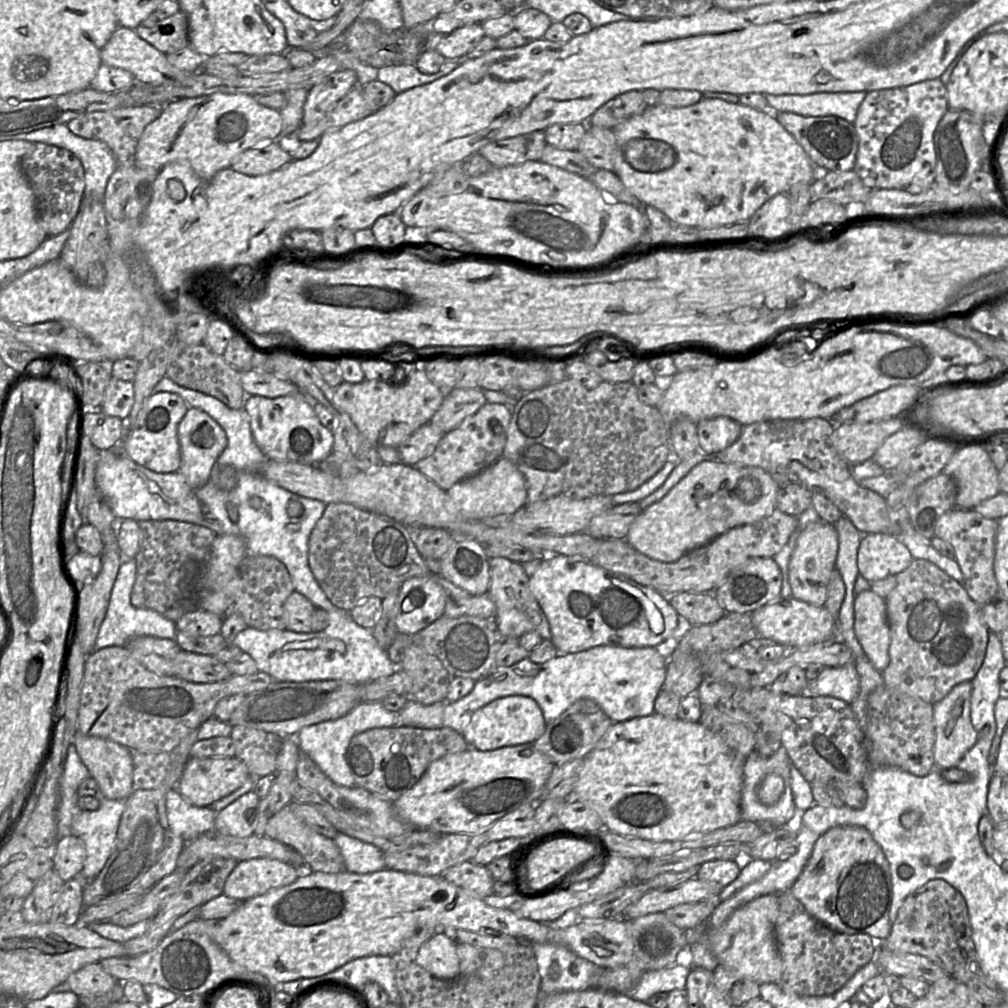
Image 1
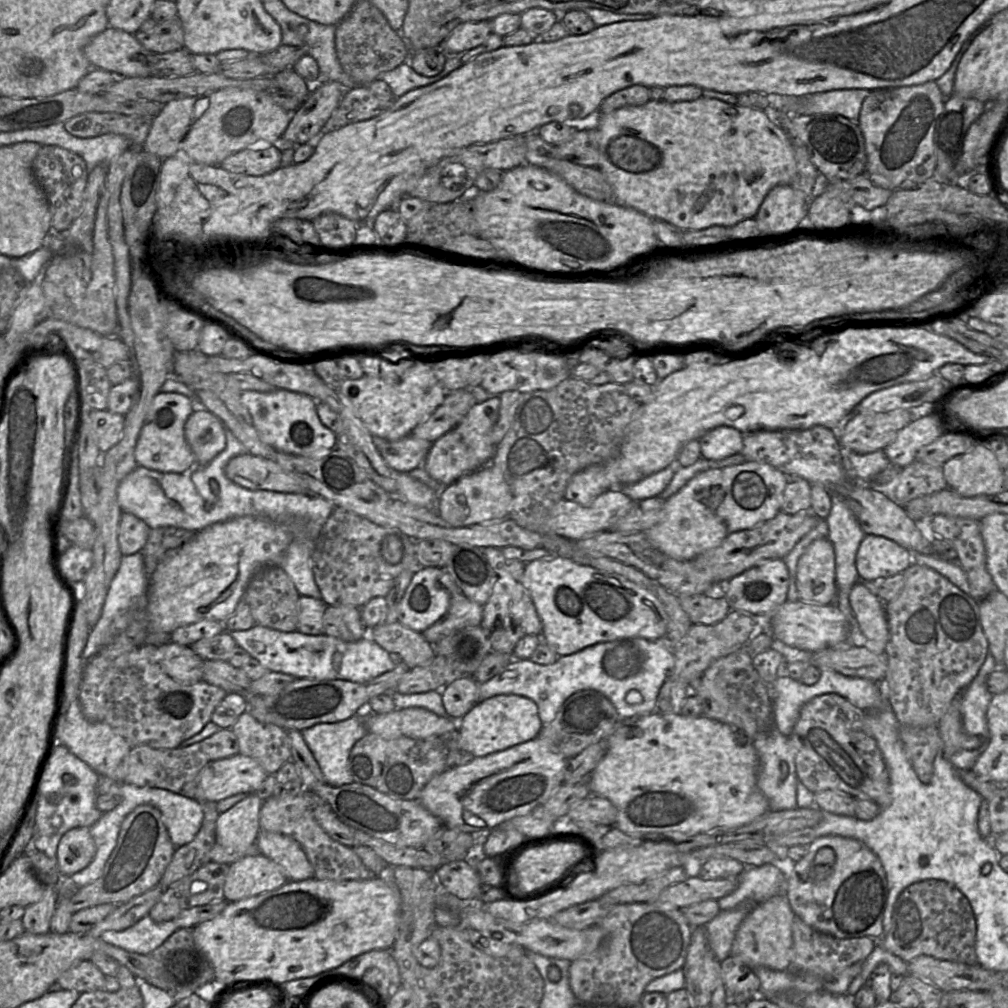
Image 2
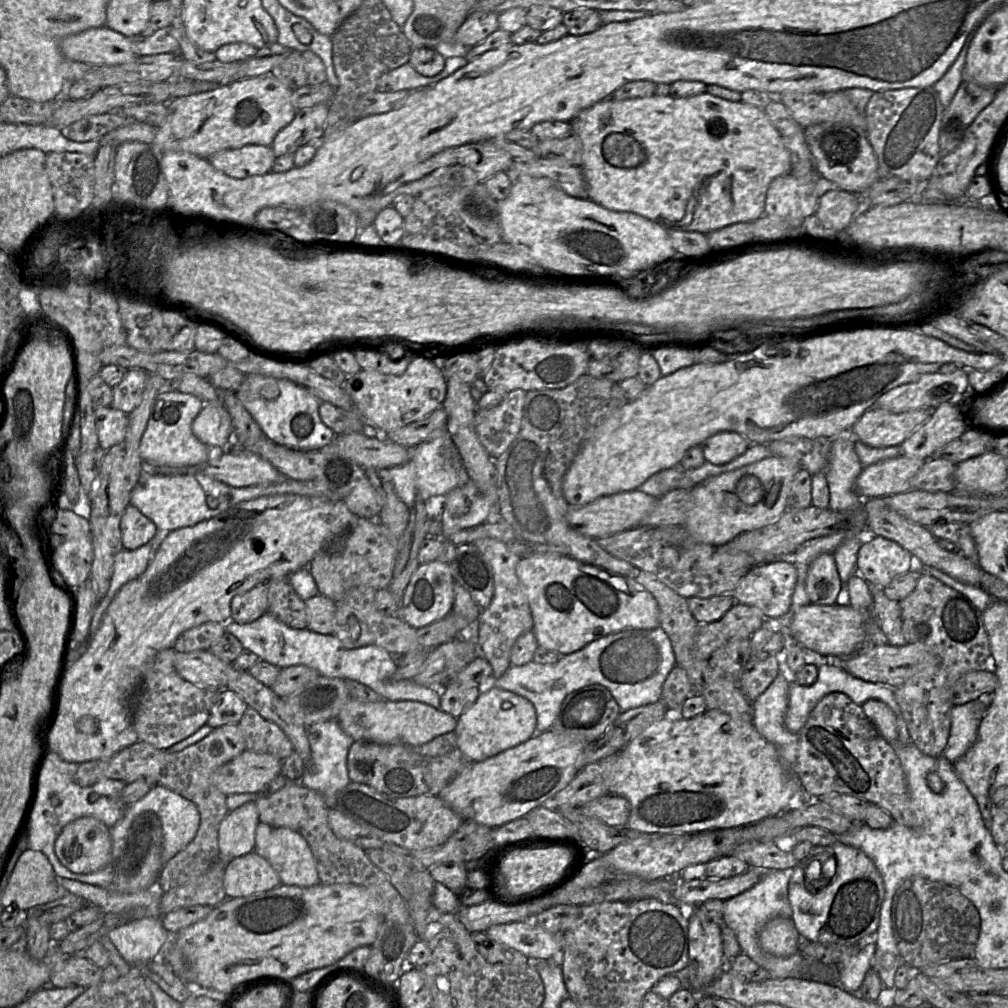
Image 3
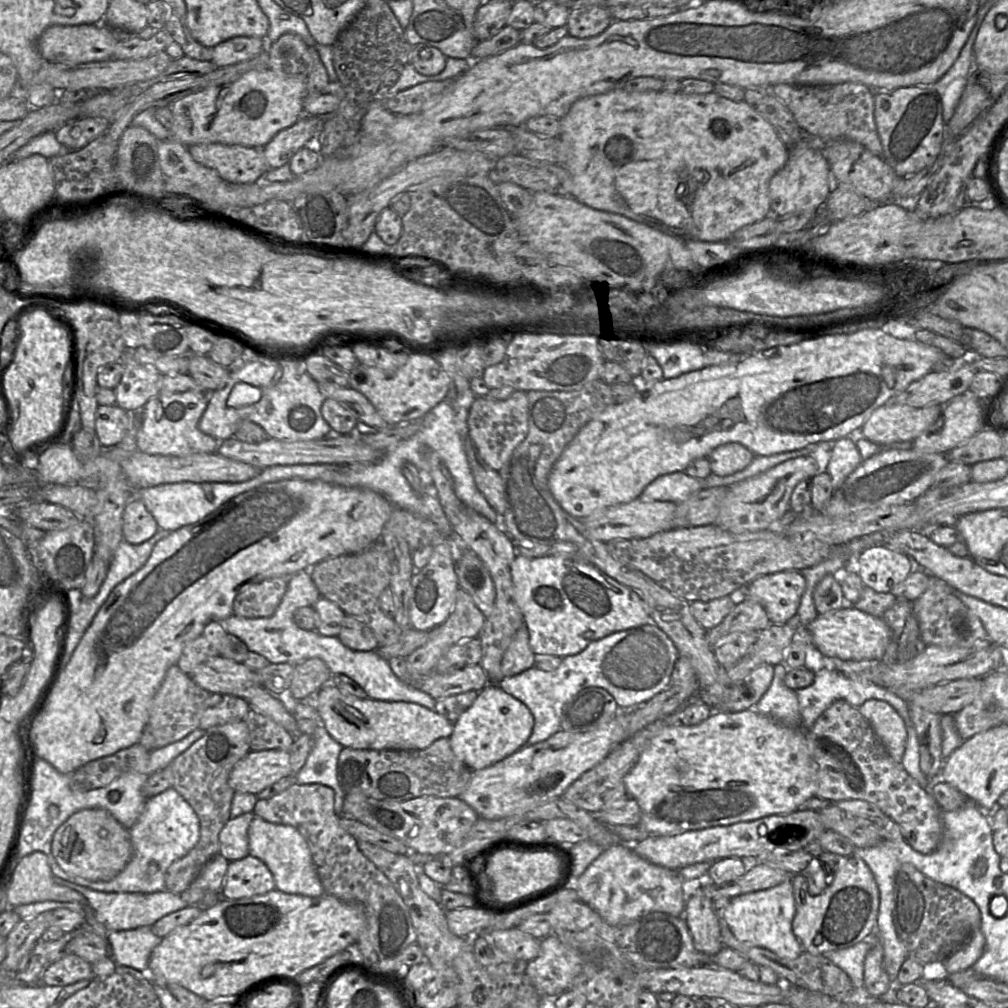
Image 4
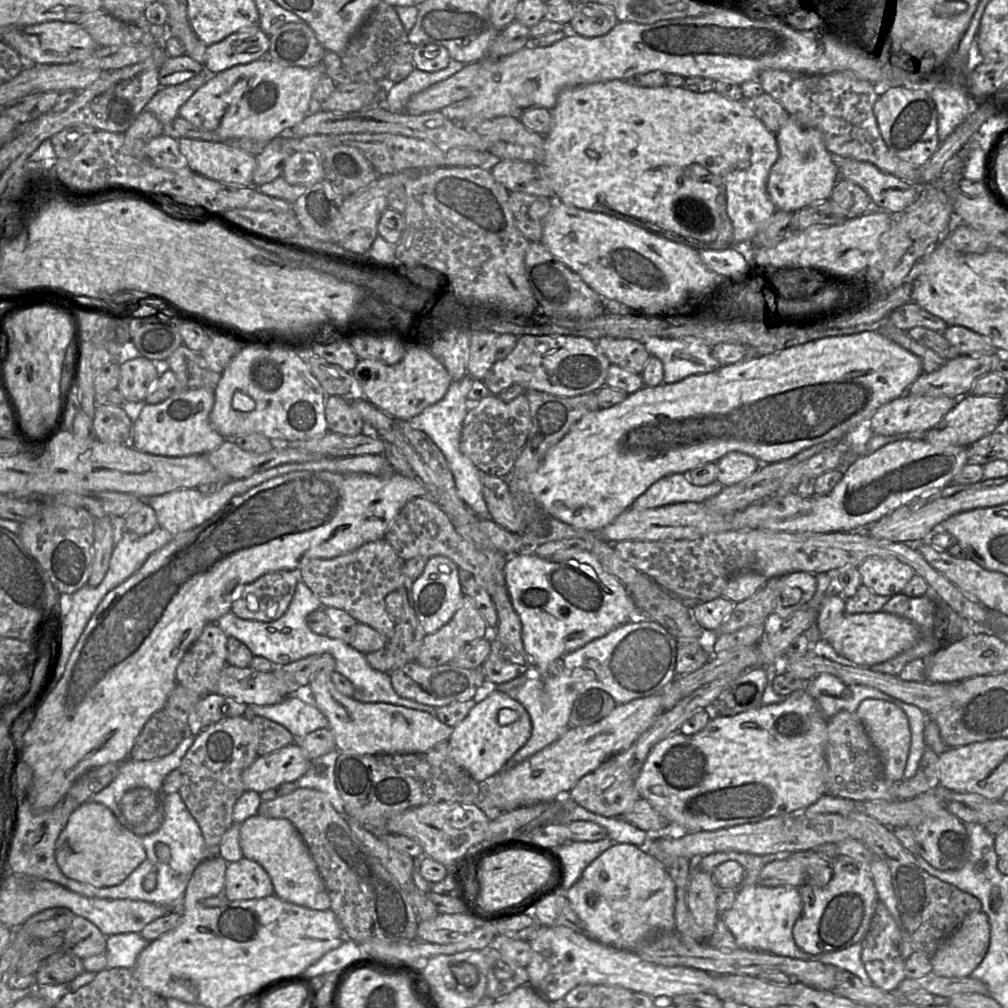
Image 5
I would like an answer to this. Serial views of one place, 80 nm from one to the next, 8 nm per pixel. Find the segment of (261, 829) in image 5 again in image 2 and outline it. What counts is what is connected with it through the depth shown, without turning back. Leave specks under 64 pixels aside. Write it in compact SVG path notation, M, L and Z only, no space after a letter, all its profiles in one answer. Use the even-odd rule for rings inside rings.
M260 831L256 846L260 854L280 865L288 881L303 881L314 877L314 869L301 845L292 837L267 831Z

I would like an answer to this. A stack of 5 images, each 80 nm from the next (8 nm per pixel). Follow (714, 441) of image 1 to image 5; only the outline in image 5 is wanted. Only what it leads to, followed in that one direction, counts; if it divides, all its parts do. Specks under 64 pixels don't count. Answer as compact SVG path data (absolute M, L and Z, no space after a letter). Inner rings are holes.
M738 451L728 452L716 463L718 466L716 482L723 486L731 486L747 479L761 466L753 456Z

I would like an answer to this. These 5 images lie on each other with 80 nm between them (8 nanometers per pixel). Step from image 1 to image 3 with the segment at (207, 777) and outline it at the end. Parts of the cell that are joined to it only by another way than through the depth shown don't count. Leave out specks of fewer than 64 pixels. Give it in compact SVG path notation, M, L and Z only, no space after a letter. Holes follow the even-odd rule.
M245 750L220 766L212 775L212 782L224 795L258 794L277 775L281 774L282 761L276 757Z

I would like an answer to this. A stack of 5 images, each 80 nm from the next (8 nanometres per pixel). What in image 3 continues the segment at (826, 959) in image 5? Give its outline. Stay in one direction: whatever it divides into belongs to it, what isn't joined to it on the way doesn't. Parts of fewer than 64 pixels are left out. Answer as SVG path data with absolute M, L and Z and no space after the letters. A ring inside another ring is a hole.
M876 943L865 945L849 959L840 960L839 986L847 992L855 993L861 987L867 972L871 969L871 960L876 952Z

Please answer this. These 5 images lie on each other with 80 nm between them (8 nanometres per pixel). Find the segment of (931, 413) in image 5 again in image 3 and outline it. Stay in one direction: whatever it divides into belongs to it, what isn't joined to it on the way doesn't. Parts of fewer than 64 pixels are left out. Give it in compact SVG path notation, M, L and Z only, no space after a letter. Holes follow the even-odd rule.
M870 408L851 429L855 440L871 447L886 448L901 445L930 417L933 409L916 409L892 413L881 408Z

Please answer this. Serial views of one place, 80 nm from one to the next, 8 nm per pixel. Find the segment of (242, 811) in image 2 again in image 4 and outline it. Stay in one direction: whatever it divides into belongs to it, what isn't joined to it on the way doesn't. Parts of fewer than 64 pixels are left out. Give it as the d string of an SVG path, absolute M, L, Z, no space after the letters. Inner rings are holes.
M253 812L230 818L219 834L219 854L230 861L240 860L249 854L248 828L255 817Z

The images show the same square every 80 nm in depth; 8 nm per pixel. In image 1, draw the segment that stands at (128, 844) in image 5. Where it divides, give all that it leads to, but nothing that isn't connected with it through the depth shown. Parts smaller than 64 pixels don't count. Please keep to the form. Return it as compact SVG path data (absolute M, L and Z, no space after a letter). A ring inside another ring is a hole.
M74 834L59 839L53 855L54 870L64 881L78 877L84 867L86 848L83 841Z

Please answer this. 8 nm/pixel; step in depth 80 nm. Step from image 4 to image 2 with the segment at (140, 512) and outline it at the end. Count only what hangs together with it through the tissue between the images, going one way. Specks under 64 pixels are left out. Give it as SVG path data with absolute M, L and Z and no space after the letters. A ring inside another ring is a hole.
M123 512L118 528L118 543L122 555L140 552L145 546L151 528L137 516Z

